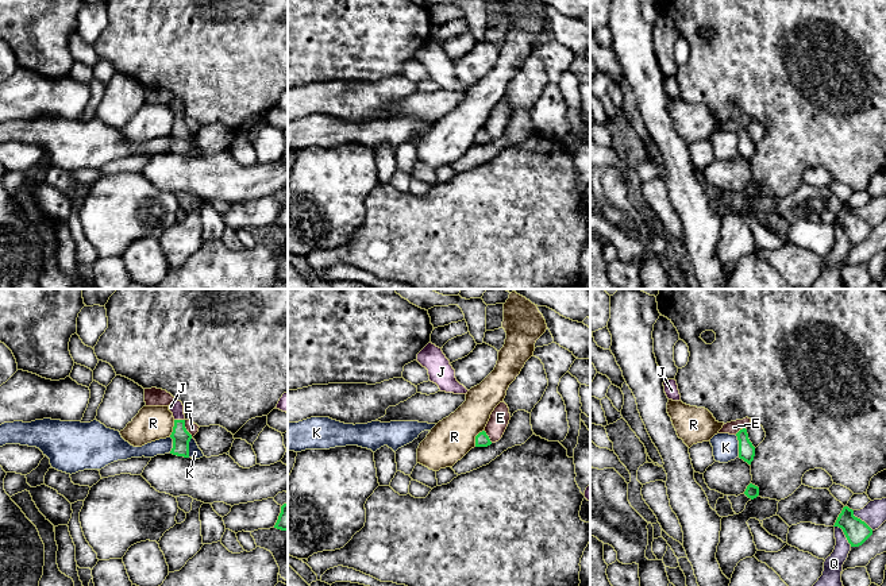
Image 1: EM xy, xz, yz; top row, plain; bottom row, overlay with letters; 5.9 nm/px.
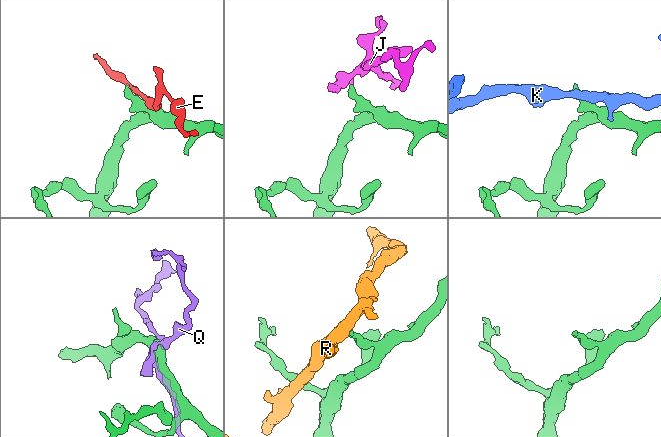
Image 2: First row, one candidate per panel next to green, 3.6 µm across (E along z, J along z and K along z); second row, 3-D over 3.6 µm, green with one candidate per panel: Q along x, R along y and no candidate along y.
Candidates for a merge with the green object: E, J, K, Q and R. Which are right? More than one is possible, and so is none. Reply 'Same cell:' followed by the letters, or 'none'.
Same cell: J

